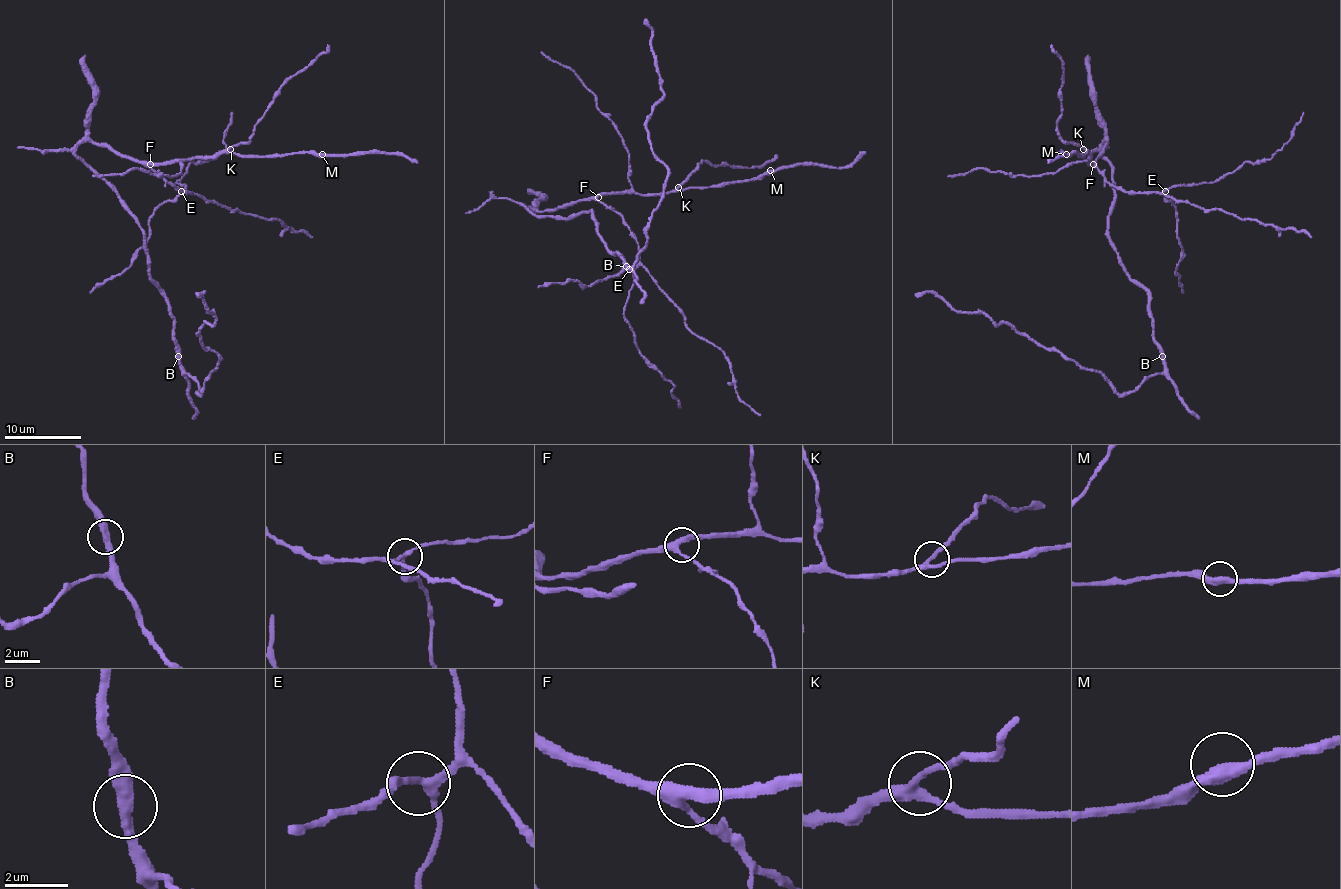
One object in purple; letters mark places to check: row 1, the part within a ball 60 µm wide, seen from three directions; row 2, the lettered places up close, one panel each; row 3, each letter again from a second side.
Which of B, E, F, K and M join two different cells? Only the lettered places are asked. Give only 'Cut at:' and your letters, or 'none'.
Cut at: none

